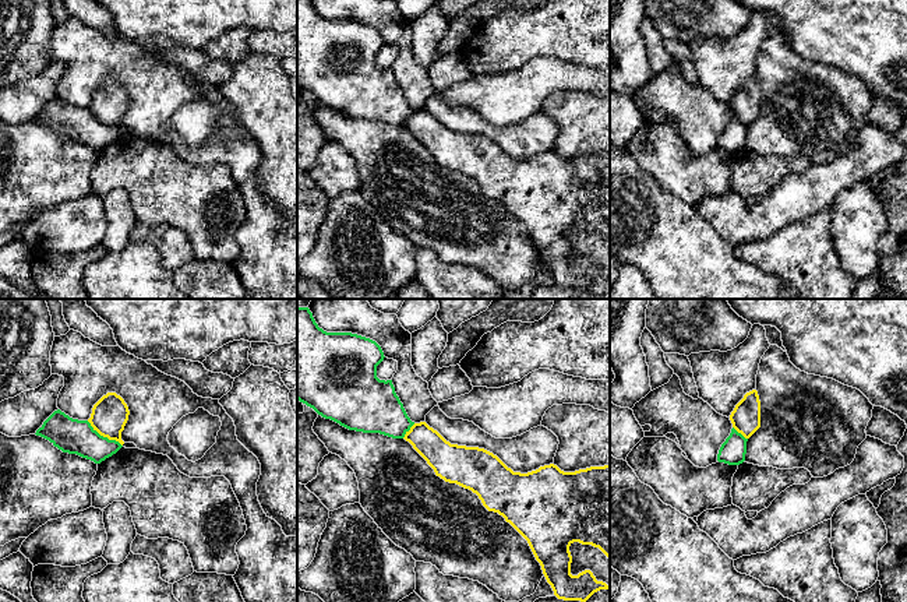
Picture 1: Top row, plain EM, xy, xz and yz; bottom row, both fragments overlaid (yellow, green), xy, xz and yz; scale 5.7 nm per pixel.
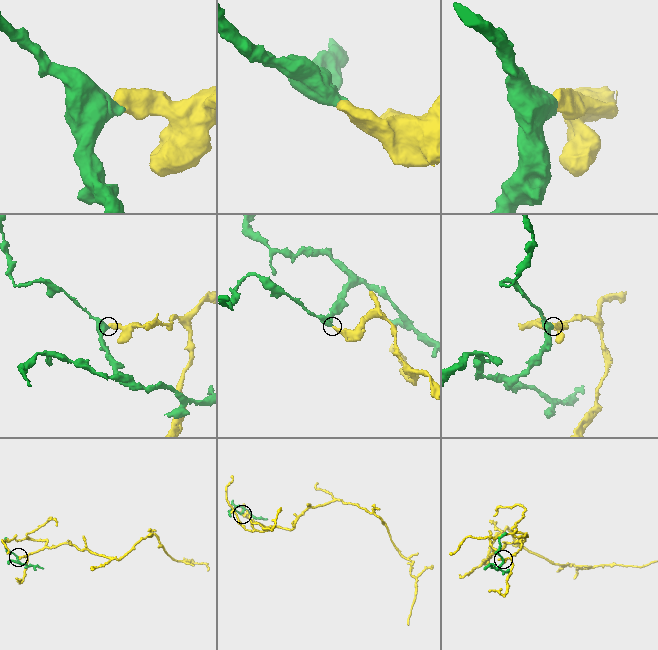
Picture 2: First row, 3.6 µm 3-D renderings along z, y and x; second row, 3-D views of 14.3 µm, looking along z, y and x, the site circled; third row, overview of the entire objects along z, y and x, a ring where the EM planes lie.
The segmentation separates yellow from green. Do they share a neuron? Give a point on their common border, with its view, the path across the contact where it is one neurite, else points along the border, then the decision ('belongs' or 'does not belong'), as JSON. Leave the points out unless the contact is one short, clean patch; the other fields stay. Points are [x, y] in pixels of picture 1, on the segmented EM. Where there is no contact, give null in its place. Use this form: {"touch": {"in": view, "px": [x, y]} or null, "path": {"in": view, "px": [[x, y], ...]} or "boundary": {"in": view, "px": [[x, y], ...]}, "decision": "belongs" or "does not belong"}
{"touch": {"in": "xy", "px": [105, 436]}, "boundary": {"in": "xy", "px": [[87, 421], [101, 435], [115, 439], [122, 446]]}, "decision": "does not belong"}

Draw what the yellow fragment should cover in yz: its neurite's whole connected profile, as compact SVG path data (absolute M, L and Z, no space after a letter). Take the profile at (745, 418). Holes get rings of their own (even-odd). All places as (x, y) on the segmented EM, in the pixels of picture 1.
M756 390L744 395L730 415L733 427L749 439L760 427L760 401Z

